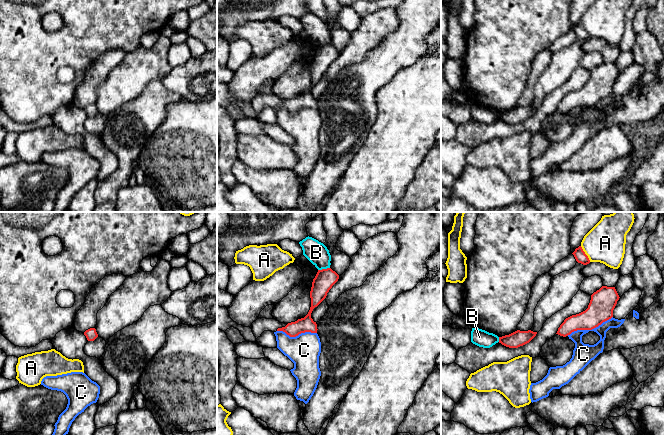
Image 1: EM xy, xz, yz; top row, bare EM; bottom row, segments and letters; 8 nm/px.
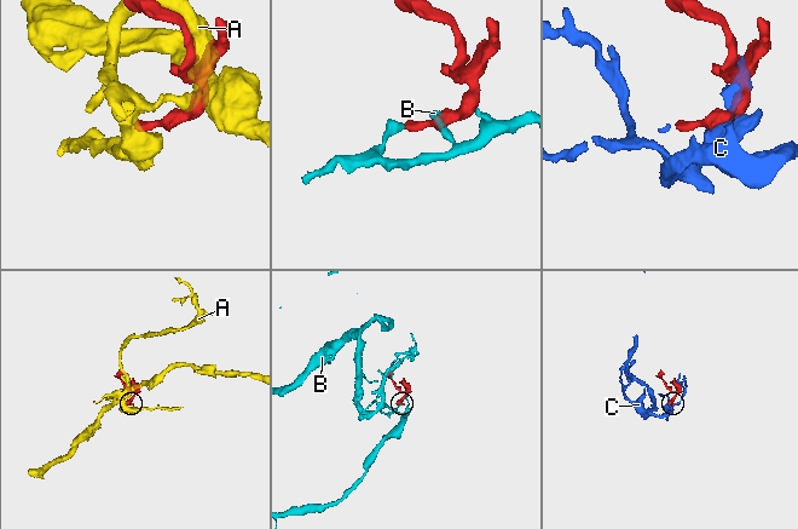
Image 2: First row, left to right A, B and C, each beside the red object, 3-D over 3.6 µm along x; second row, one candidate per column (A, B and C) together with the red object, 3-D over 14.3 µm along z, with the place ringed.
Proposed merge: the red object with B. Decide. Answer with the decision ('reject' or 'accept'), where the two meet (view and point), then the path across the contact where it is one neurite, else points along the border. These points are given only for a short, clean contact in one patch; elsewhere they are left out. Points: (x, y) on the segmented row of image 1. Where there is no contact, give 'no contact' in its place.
reject; meets red in xz at (323, 269); border along xz (329, 267), (318, 270)

